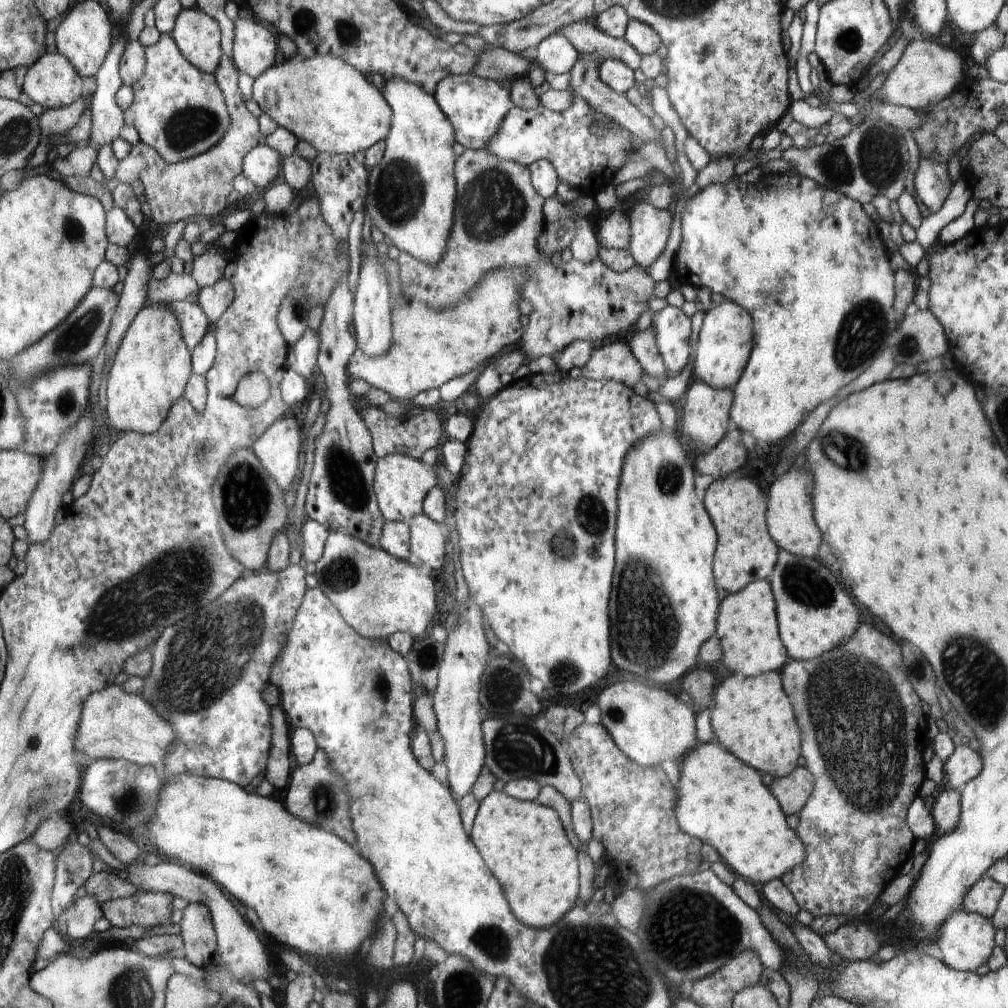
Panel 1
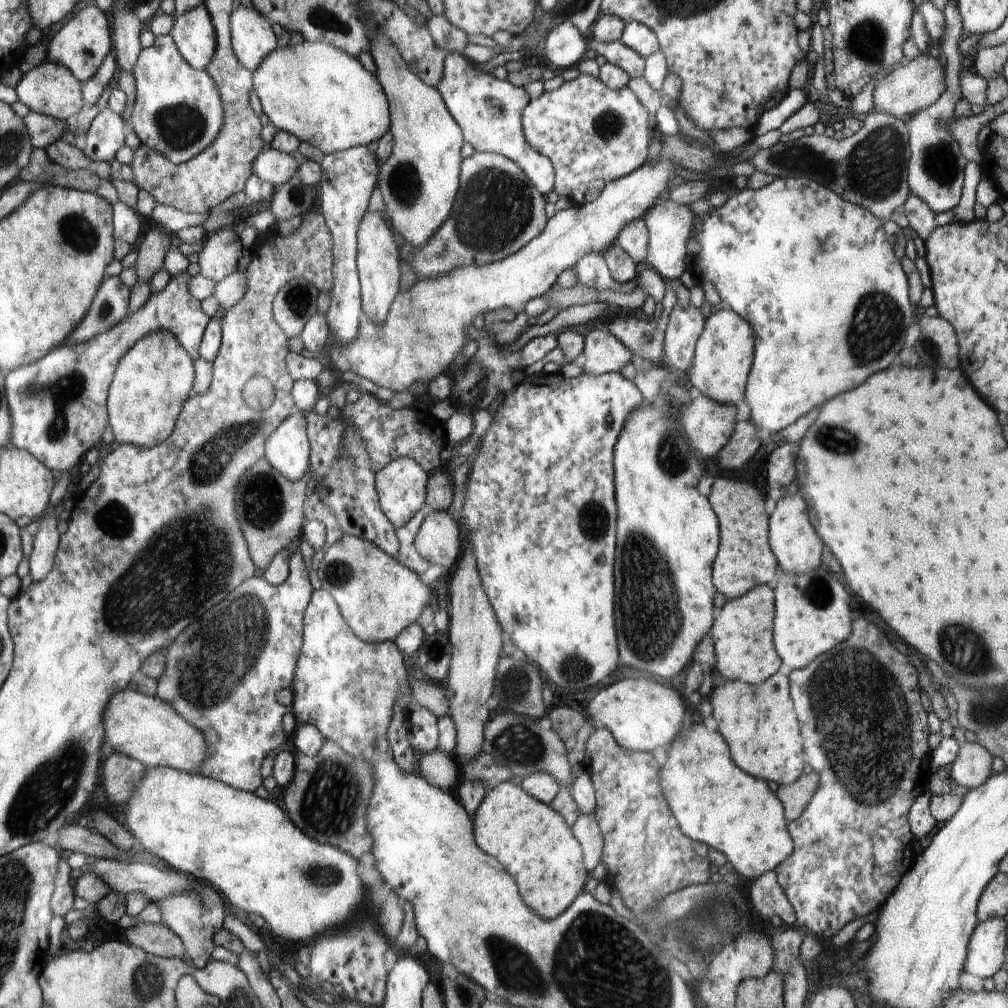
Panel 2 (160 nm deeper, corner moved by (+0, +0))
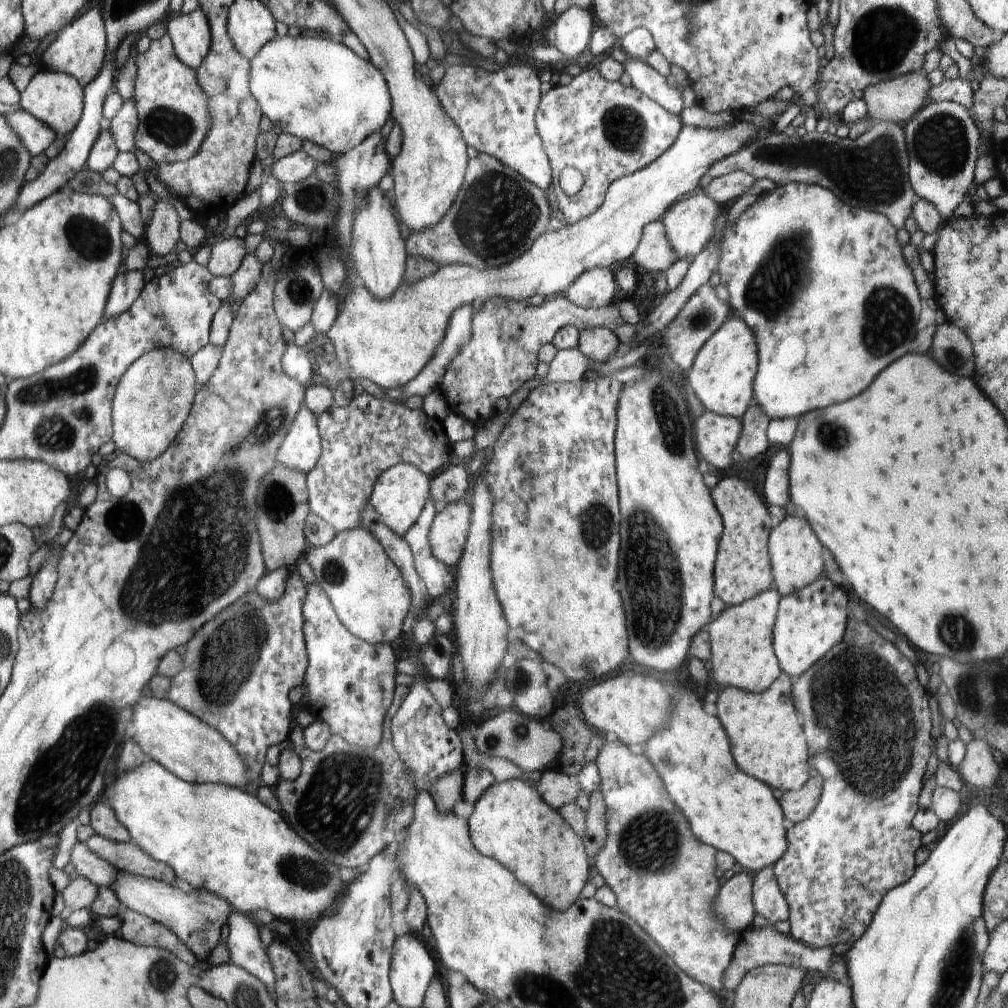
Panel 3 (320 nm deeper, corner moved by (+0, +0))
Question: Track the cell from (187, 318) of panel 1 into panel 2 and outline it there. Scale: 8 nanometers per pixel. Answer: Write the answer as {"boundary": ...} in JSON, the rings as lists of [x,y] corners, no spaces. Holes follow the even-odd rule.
{"boundary":[[[184,271],[174,275],[169,280],[164,290],[152,293],[146,302],[136,312],[115,324],[108,331],[83,343],[68,343],[50,351],[44,360],[38,360],[34,364],[12,369],[6,374],[5,388],[8,390],[9,408],[12,410],[13,434],[10,446],[27,450],[38,460],[61,475],[64,470],[72,470],[80,458],[102,438],[104,428],[108,426],[108,414],[106,408],[106,394],[108,386],[112,382],[112,374],[120,362],[120,358],[142,338],[148,337],[159,330],[173,333],[180,343],[188,350],[191,357],[197,360],[200,356],[202,340],[204,340],[205,328],[210,319],[202,311],[201,300],[198,300],[190,291],[189,285],[193,275]]]}

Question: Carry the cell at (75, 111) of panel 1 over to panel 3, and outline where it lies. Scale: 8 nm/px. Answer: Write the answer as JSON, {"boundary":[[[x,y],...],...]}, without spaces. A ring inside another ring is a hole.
{"boundary":[[[22,107],[5,115],[17,137],[23,142],[30,156],[43,153],[57,137],[55,132]]]}

